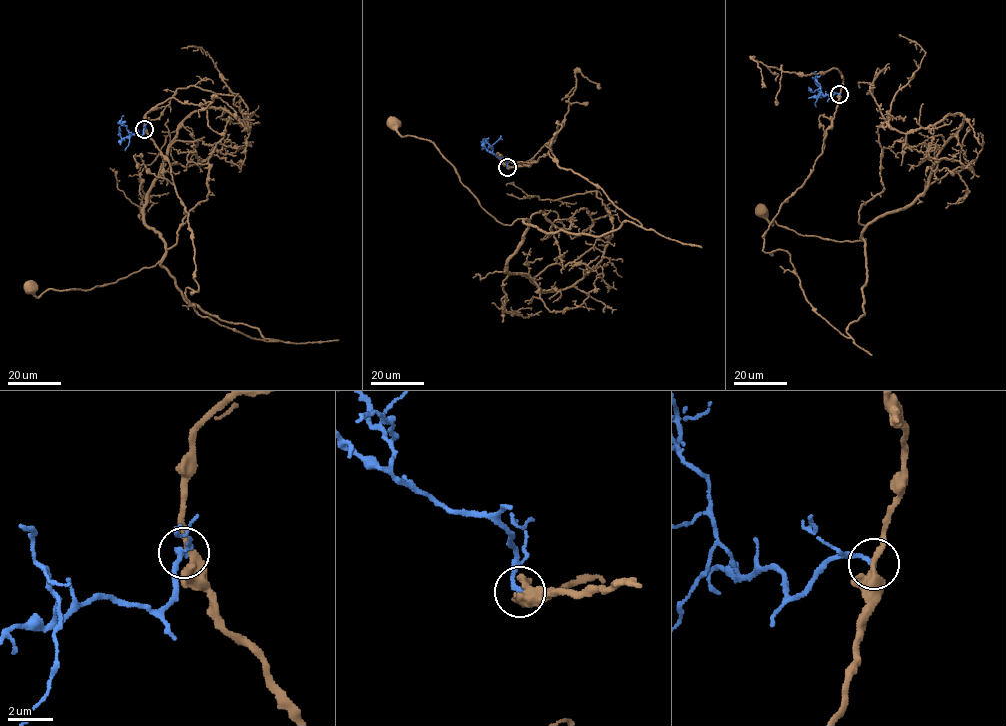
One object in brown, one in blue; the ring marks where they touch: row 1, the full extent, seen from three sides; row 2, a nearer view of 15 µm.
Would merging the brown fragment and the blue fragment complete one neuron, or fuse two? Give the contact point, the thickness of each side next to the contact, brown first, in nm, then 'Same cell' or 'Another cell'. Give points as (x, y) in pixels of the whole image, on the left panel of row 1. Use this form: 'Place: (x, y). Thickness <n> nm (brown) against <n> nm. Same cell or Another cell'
Place: (144, 129). Thickness 320 nm (brown) against 220 nm. Another cell

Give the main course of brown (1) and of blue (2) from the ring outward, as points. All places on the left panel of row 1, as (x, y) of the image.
1: (144, 128), (188, 213), (198, 289), (186, 298), (278, 340), (187, 302), (159, 262), (83, 291), (30, 287)
2: (144, 129), (141, 135), (130, 137), (127, 127), (120, 123), (123, 115)

